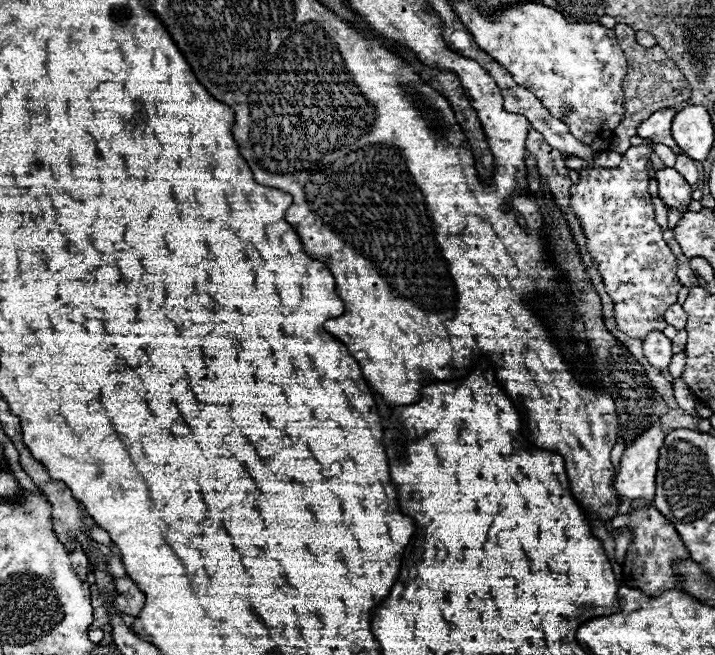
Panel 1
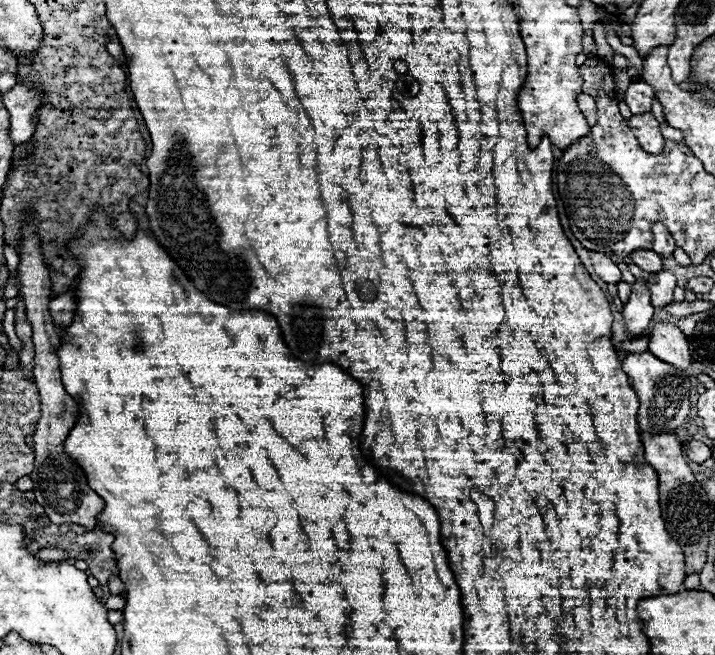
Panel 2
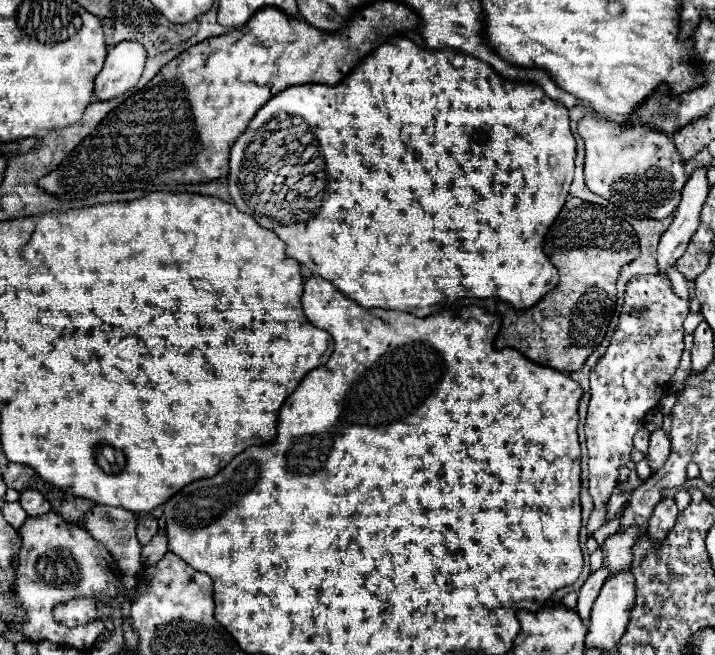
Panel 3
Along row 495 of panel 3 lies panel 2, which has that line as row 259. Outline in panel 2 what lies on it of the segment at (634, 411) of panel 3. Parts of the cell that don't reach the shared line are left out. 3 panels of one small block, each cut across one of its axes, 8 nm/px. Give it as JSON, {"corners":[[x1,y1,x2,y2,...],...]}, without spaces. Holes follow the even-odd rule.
{"corners":[[590,250,590,260,592,266,596,270,596,274,606,282,606,284,618,284,622,280,622,272,618,270,618,266,602,252,594,252]]}

